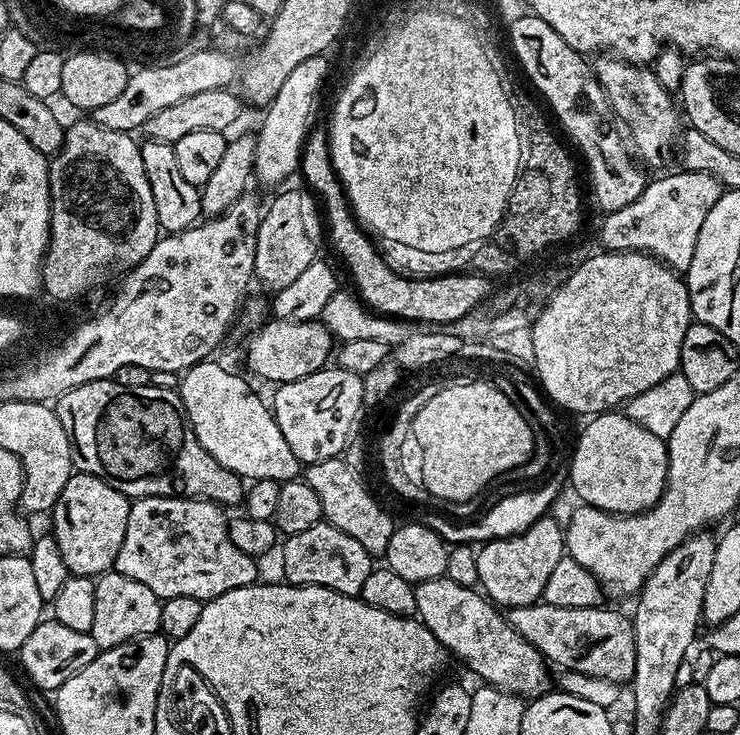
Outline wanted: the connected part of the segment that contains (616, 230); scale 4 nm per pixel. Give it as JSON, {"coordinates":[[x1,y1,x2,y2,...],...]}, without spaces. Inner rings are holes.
{"coordinates":[[677,170,661,180,649,179,642,194,630,206,607,213,600,224,600,240,610,252,645,252,678,273,687,273,694,246,698,246,698,230,706,222,706,214,718,202,722,185,710,174]]}

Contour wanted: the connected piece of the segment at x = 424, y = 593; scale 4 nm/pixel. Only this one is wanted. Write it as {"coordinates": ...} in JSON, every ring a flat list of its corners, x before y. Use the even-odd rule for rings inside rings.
{"coordinates":[[446,575,430,578,426,582,415,585,415,589,416,616,420,623,428,627,430,634,434,634,434,638,438,638,445,653,452,655,453,652,480,679,480,682,500,688,503,692,511,692,512,695,521,698,535,698,549,691,548,661,544,659,542,653,534,650,534,646,530,646,530,642,526,642,526,638,522,638,522,634,518,634,518,630,514,630,514,626,510,626,507,615,487,596,481,594,476,588,458,586,458,582,454,582]]}

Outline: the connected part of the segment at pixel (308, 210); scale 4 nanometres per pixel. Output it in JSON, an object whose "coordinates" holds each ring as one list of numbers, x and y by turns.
{"coordinates":[[300,188,278,193,266,204,260,218,254,250,255,279,272,294,286,290,290,282,295,282,302,270,321,255,320,243,326,240,326,225,317,197]]}

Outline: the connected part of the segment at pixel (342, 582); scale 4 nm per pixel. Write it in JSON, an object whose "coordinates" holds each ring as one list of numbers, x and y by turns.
{"coordinates":[[327,522,310,526,310,530,302,530,302,534,289,536,283,544,279,549,280,564,284,567,283,579,289,584,322,586,343,596,359,596,374,567,374,557,362,542]]}

